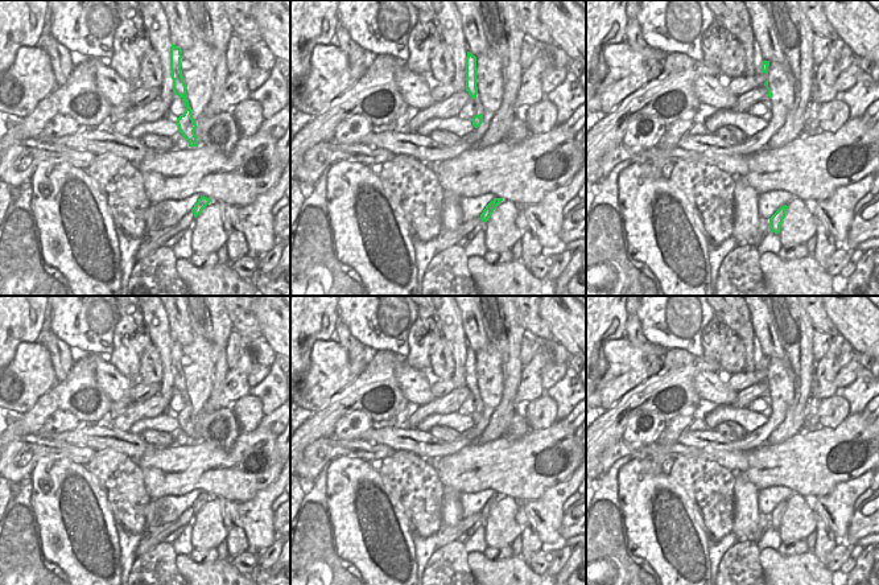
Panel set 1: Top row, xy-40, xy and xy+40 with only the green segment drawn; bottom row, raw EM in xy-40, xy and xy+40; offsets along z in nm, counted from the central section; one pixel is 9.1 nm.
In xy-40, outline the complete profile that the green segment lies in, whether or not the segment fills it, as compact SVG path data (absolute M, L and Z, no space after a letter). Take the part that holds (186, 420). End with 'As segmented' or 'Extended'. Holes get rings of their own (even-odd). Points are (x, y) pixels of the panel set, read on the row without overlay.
M172 339L170 342L170 367L173 375L173 390L178 391L186 403L185 408L177 413L178 427L189 437L189 442L198 442L197 432L194 429L197 420L193 415L191 404L186 391L186 380L183 378L181 366L181 345Z. As segmented

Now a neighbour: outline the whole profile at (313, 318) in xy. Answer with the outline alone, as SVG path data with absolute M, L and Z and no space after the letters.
M290 296L290 382L310 366L315 341L331 341L339 320L339 296Z

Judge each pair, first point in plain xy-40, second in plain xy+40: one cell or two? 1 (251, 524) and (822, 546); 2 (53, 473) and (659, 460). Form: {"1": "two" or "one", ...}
{"1": "two", "2": "two"}

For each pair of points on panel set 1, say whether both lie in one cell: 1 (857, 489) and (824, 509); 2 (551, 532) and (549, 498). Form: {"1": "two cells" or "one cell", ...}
{"1": "one cell", "2": "one cell"}

